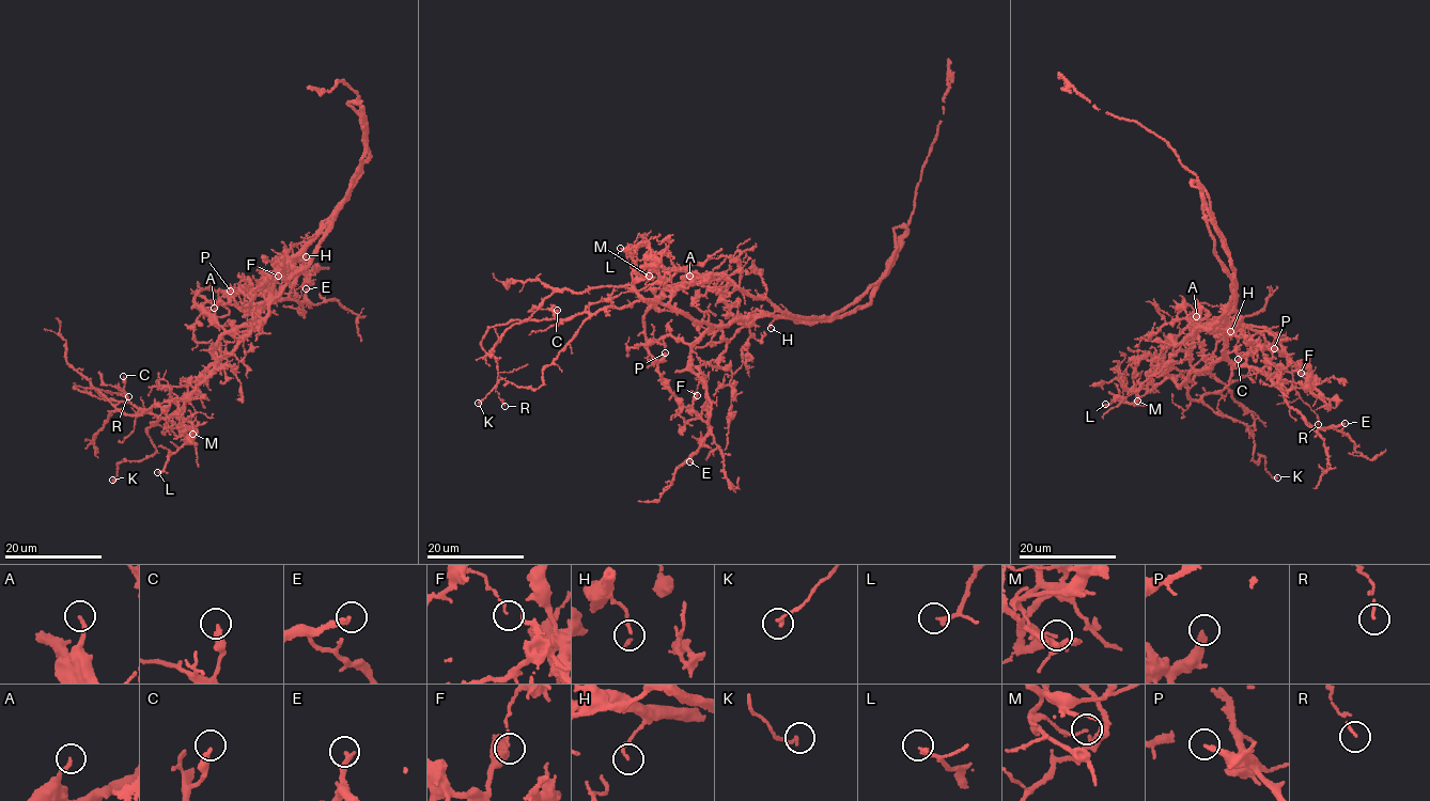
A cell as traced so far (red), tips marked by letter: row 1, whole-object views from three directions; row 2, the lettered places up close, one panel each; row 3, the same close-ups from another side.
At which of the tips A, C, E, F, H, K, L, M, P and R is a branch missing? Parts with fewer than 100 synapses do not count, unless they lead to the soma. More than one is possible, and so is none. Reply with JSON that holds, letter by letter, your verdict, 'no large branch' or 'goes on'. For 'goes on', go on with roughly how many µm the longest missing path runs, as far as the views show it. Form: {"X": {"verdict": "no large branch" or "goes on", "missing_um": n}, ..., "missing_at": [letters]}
{"A": {"verdict": "no large branch"}, "C": {"verdict": "no large branch"}, "E": {"verdict": "no large branch"}, "F": {"verdict": "no large branch"}, "H": {"verdict": "no large branch"}, "K": {"verdict": "no large branch"}, "L": {"verdict": "no large branch"}, "M": {"verdict": "no large branch"}, "P": {"verdict": "no large branch"}, "R": {"verdict": "no large branch"}, "missing_at": []}

